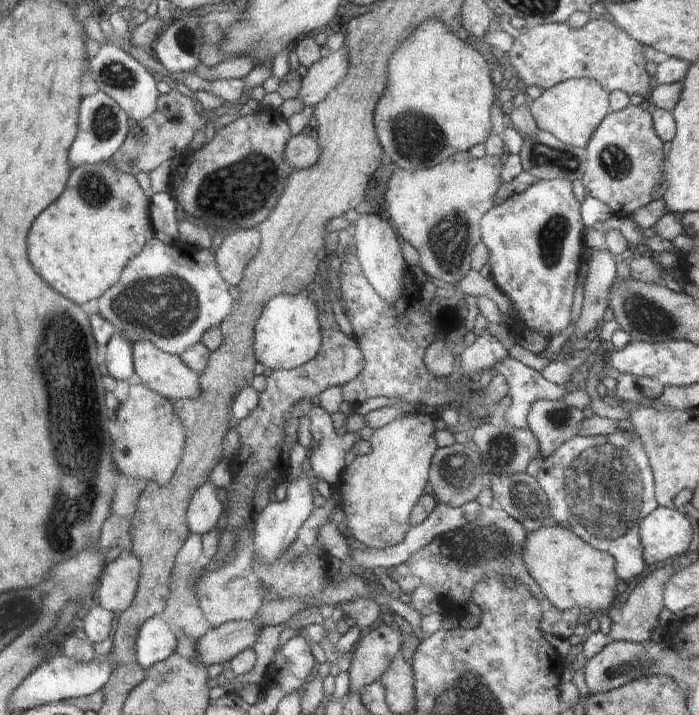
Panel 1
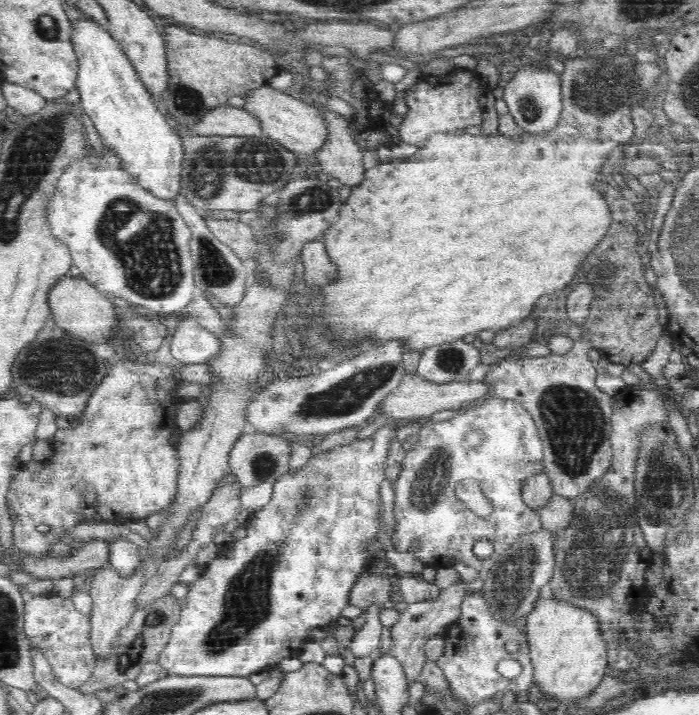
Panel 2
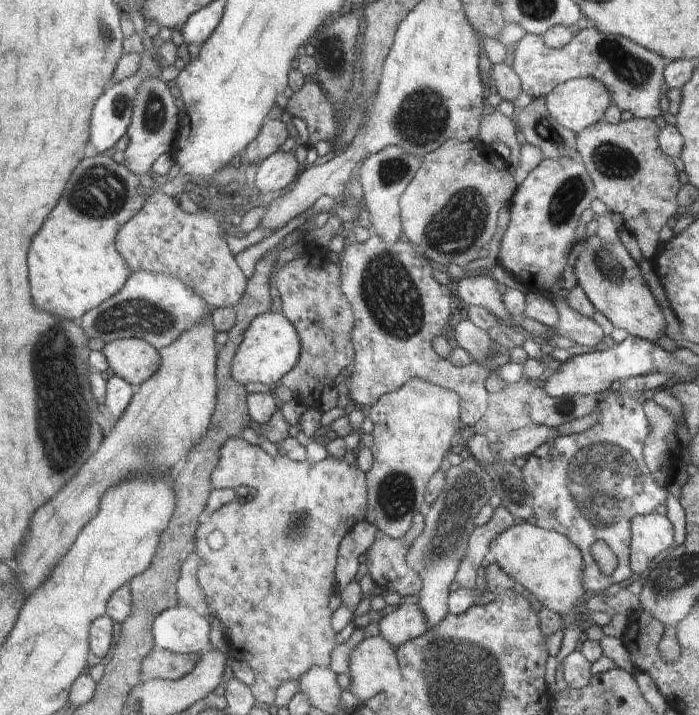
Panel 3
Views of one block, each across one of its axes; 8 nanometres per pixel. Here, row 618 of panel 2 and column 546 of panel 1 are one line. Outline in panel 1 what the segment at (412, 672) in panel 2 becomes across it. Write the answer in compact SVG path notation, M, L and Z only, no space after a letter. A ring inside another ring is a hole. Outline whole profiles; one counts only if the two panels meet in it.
M562 399L535 400L527 415L528 426L538 438L541 456L552 454L560 443L579 434L579 424L584 418L582 410L566 404Z

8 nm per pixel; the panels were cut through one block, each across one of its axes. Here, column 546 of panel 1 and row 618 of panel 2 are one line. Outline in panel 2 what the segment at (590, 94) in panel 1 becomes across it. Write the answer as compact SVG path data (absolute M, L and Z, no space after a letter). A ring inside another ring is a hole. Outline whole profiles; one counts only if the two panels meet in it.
M141 556L138 569L131 576L124 577L116 572L111 566L107 565L100 568L96 575L90 577L86 592L92 597L92 610L89 618L91 620L91 645L92 650L95 651L95 657L106 658L108 654L114 656L114 642L118 640L118 634L122 628L128 626L130 618L138 610L138 605L135 602L144 586L143 569L144 556Z

